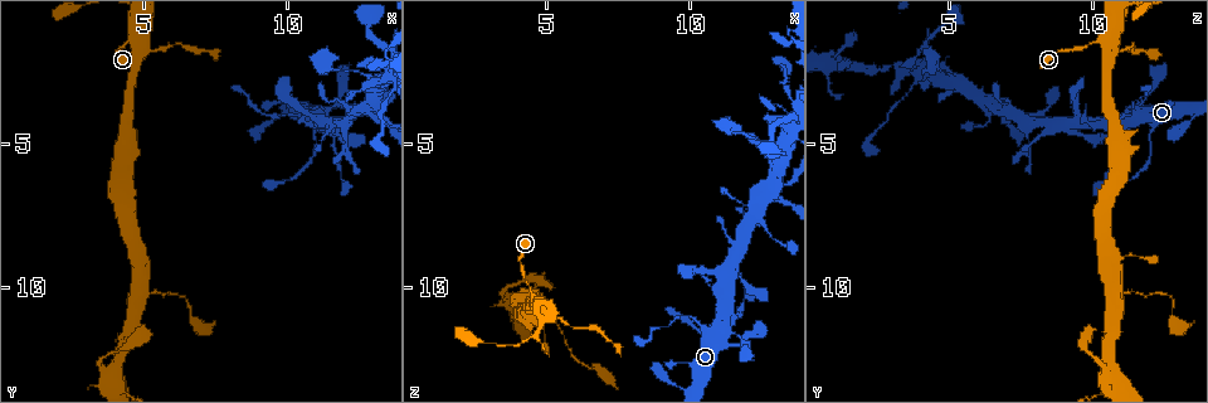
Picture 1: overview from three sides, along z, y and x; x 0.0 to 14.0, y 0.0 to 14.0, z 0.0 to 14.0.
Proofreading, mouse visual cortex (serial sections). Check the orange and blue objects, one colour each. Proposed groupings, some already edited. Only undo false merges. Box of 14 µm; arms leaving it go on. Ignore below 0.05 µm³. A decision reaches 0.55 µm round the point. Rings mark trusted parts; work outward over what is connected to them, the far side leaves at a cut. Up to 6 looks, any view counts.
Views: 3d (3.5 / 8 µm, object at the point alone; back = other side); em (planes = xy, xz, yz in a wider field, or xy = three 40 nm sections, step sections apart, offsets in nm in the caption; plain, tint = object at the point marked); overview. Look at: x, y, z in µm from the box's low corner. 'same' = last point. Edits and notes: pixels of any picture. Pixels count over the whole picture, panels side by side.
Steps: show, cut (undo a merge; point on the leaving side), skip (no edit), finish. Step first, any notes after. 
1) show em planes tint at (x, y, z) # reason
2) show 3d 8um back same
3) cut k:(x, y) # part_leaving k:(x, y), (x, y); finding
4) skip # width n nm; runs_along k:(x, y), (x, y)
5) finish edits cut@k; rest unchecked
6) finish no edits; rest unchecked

show 3d 8um at (11.0, 5.3, 12.1) # thin neck

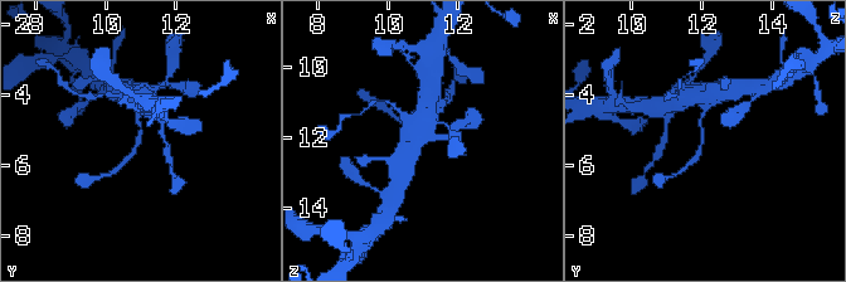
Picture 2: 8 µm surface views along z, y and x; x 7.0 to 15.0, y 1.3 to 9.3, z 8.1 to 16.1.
show 3d 3.5um at (11.0, 5.2, 12.0)

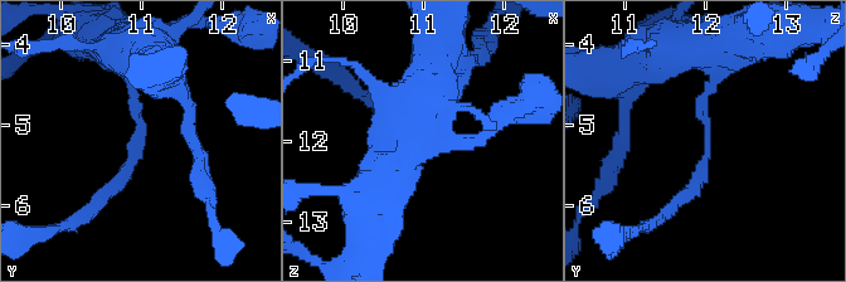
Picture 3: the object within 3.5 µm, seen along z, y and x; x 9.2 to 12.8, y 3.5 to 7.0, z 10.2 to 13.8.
skip # runs_along 3:(713, 48), (706, 156), (674, 207); continuous, no second cell

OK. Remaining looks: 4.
show 3d 3.5um at (4.6, 1.5, 10.4) # four-way junction

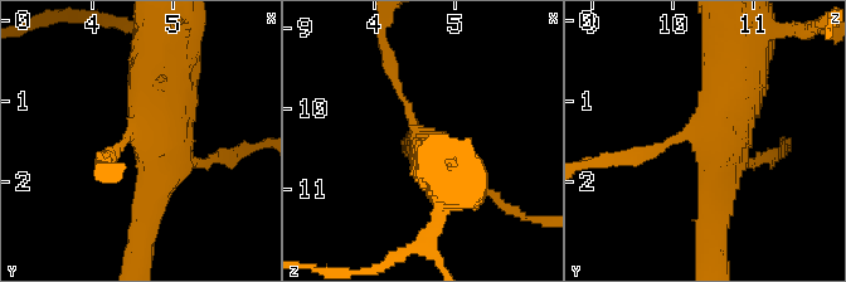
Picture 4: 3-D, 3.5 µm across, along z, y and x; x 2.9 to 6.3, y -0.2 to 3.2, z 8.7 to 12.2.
show em xy step 1 tint at (4.70, 1.45, 10.45) # arms 4; arm_widths 100, 250, 350, 600 nm

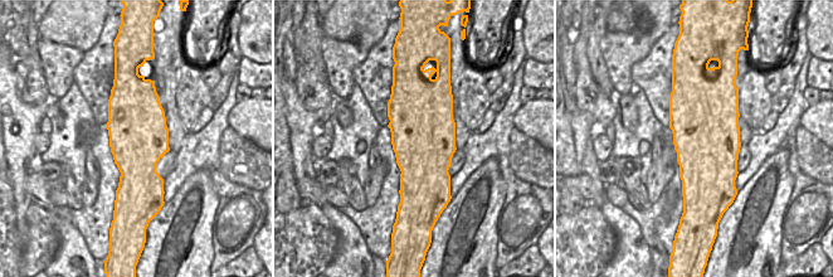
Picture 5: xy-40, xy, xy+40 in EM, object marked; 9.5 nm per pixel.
show em xy step 2 tint same # another direction

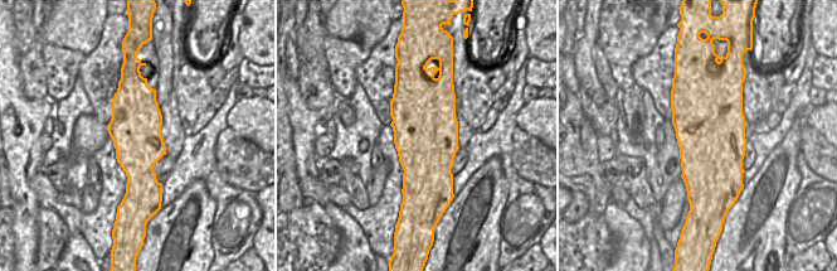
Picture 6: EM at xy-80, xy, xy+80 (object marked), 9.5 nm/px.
skip # one cell here

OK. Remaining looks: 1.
finish no edits; rest unchecked

